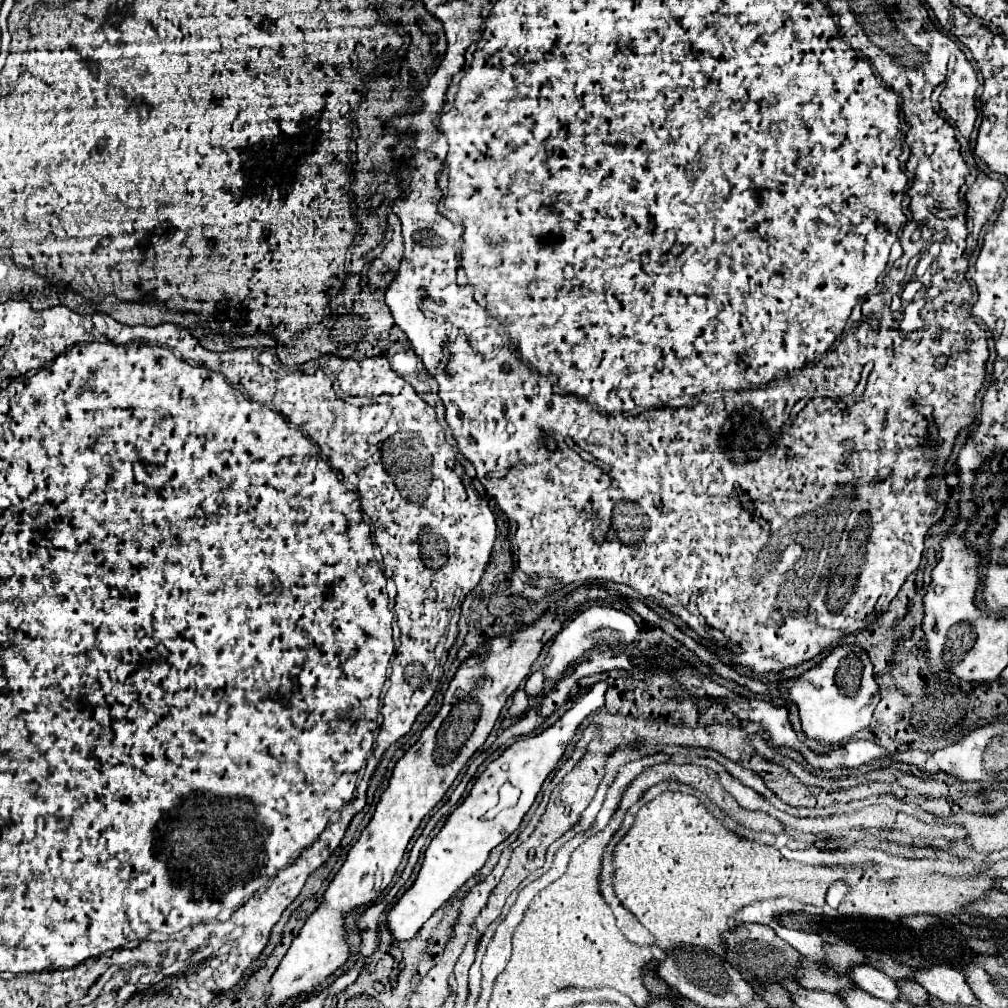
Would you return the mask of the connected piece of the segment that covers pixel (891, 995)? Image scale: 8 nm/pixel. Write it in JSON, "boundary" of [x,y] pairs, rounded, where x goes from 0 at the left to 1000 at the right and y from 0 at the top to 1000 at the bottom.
{"boundary":[[[846,957],[842,961],[840,969],[850,979],[864,985],[866,989],[872,989],[872,991],[878,991],[878,993],[892,991],[892,981],[890,981],[888,973],[884,969],[880,969],[878,965],[870,963],[868,959],[864,959],[864,957]]]}

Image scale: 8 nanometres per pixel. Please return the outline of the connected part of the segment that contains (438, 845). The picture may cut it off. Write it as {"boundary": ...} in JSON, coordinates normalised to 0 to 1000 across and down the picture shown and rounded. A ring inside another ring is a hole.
{"boundary":[[[600,676],[590,678],[583,683],[580,688],[572,688],[566,703],[561,705],[559,711],[555,711],[547,721],[543,721],[539,727],[523,733],[515,733],[507,741],[503,741],[491,755],[483,759],[483,763],[475,769],[471,775],[465,791],[443,811],[438,824],[428,832],[420,860],[412,872],[412,876],[400,886],[400,890],[394,894],[394,898],[384,906],[384,922],[388,924],[388,930],[392,934],[406,934],[410,932],[418,918],[439,898],[445,894],[445,890],[465,872],[469,870],[483,854],[489,840],[493,840],[497,834],[501,834],[519,814],[521,807],[527,803],[537,777],[543,773],[543,769],[551,763],[553,755],[557,753],[559,745],[566,737],[572,721],[576,715],[589,705],[600,699],[600,687],[603,680]],[[499,777],[507,777],[517,783],[515,795],[511,801],[495,805],[489,813],[479,813],[479,809],[493,799],[495,795],[495,781]]]}

